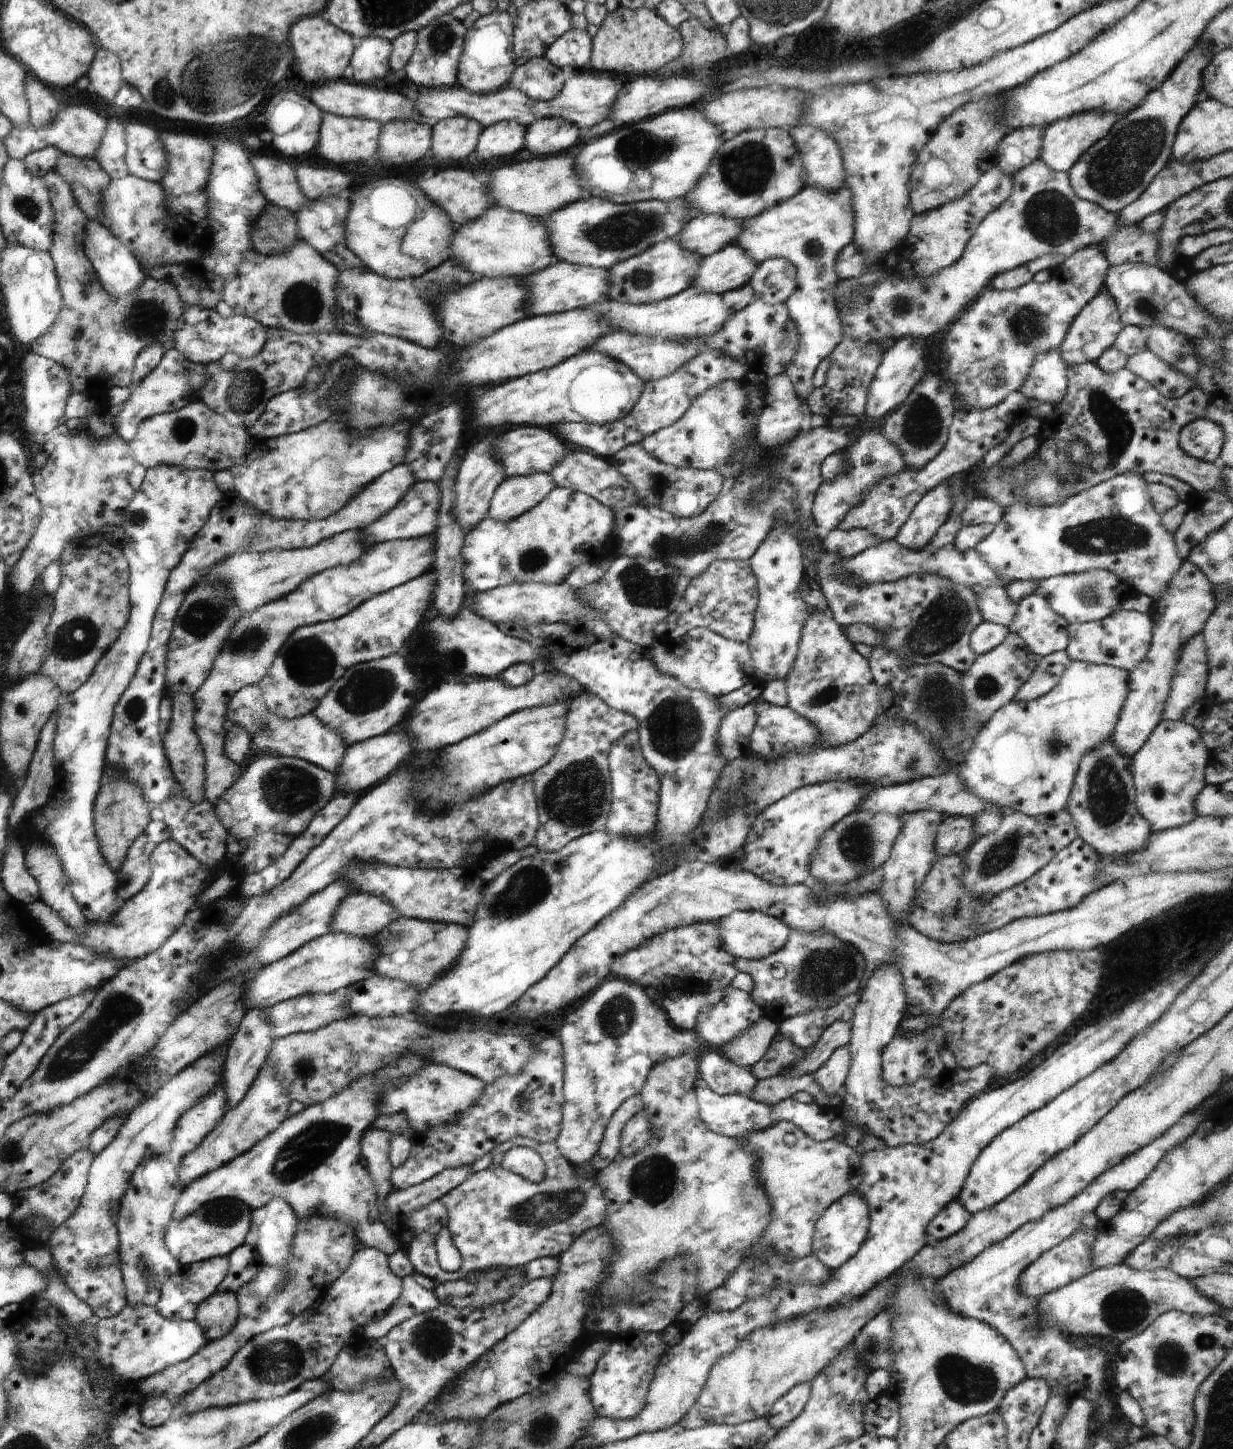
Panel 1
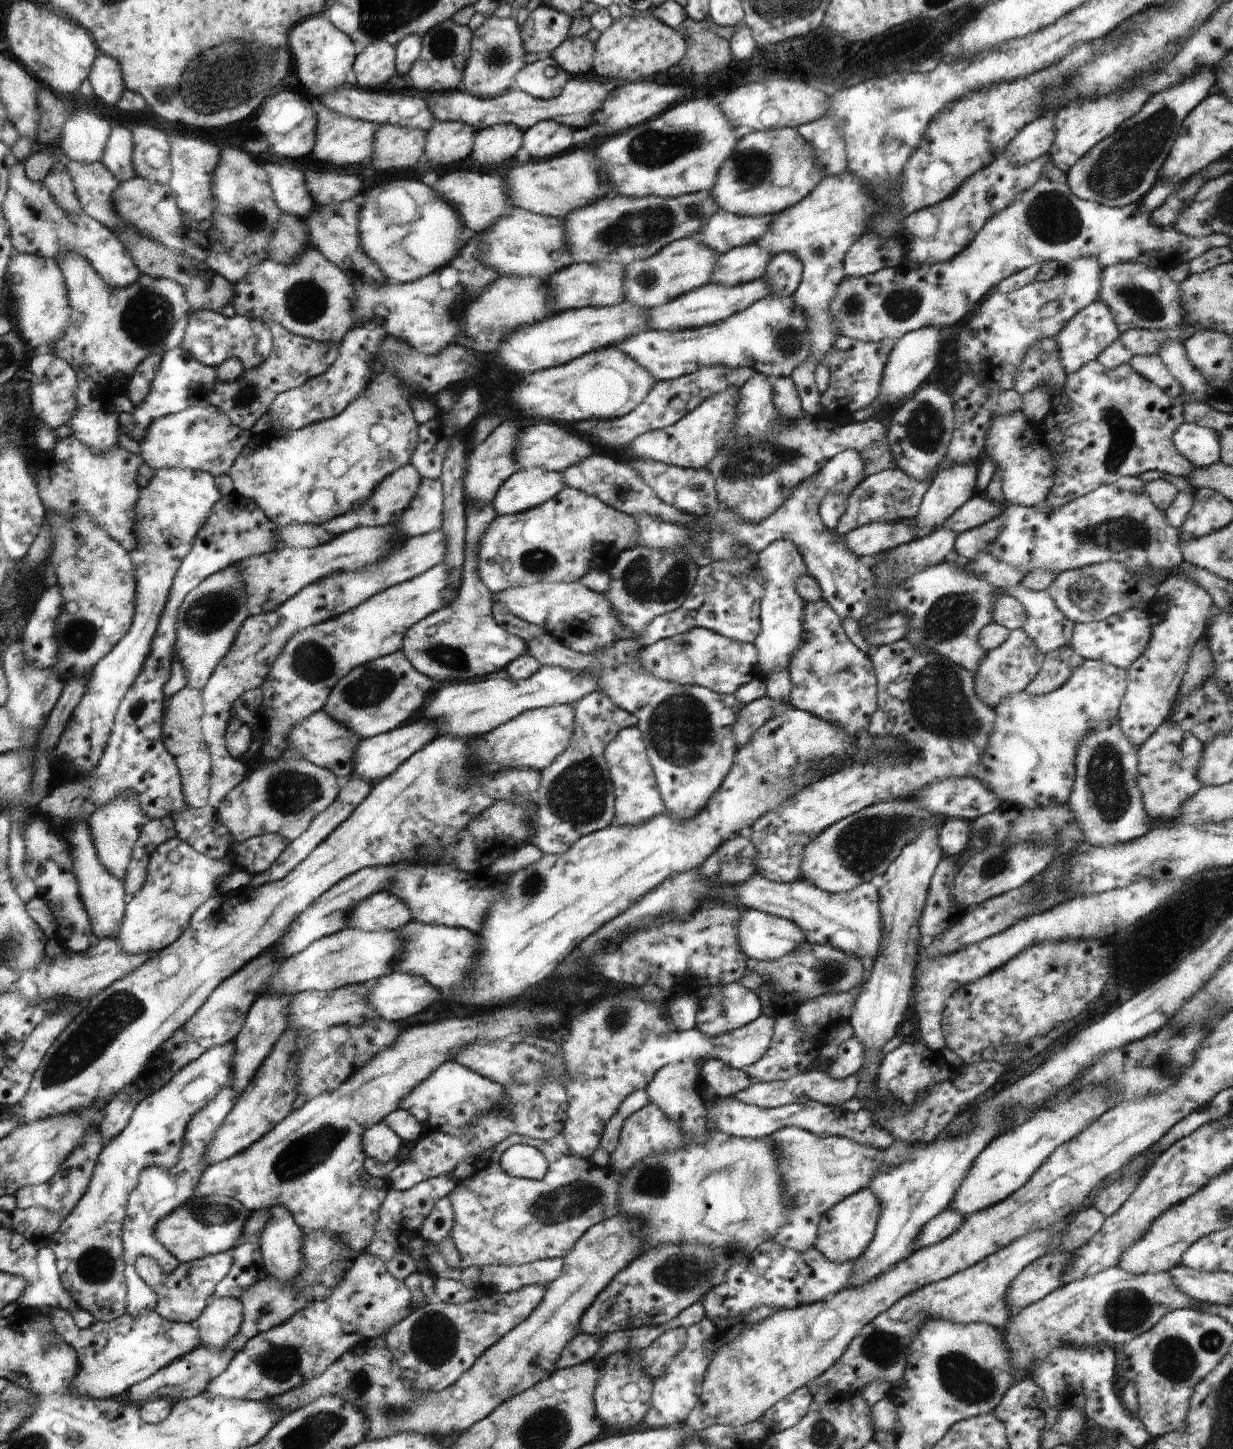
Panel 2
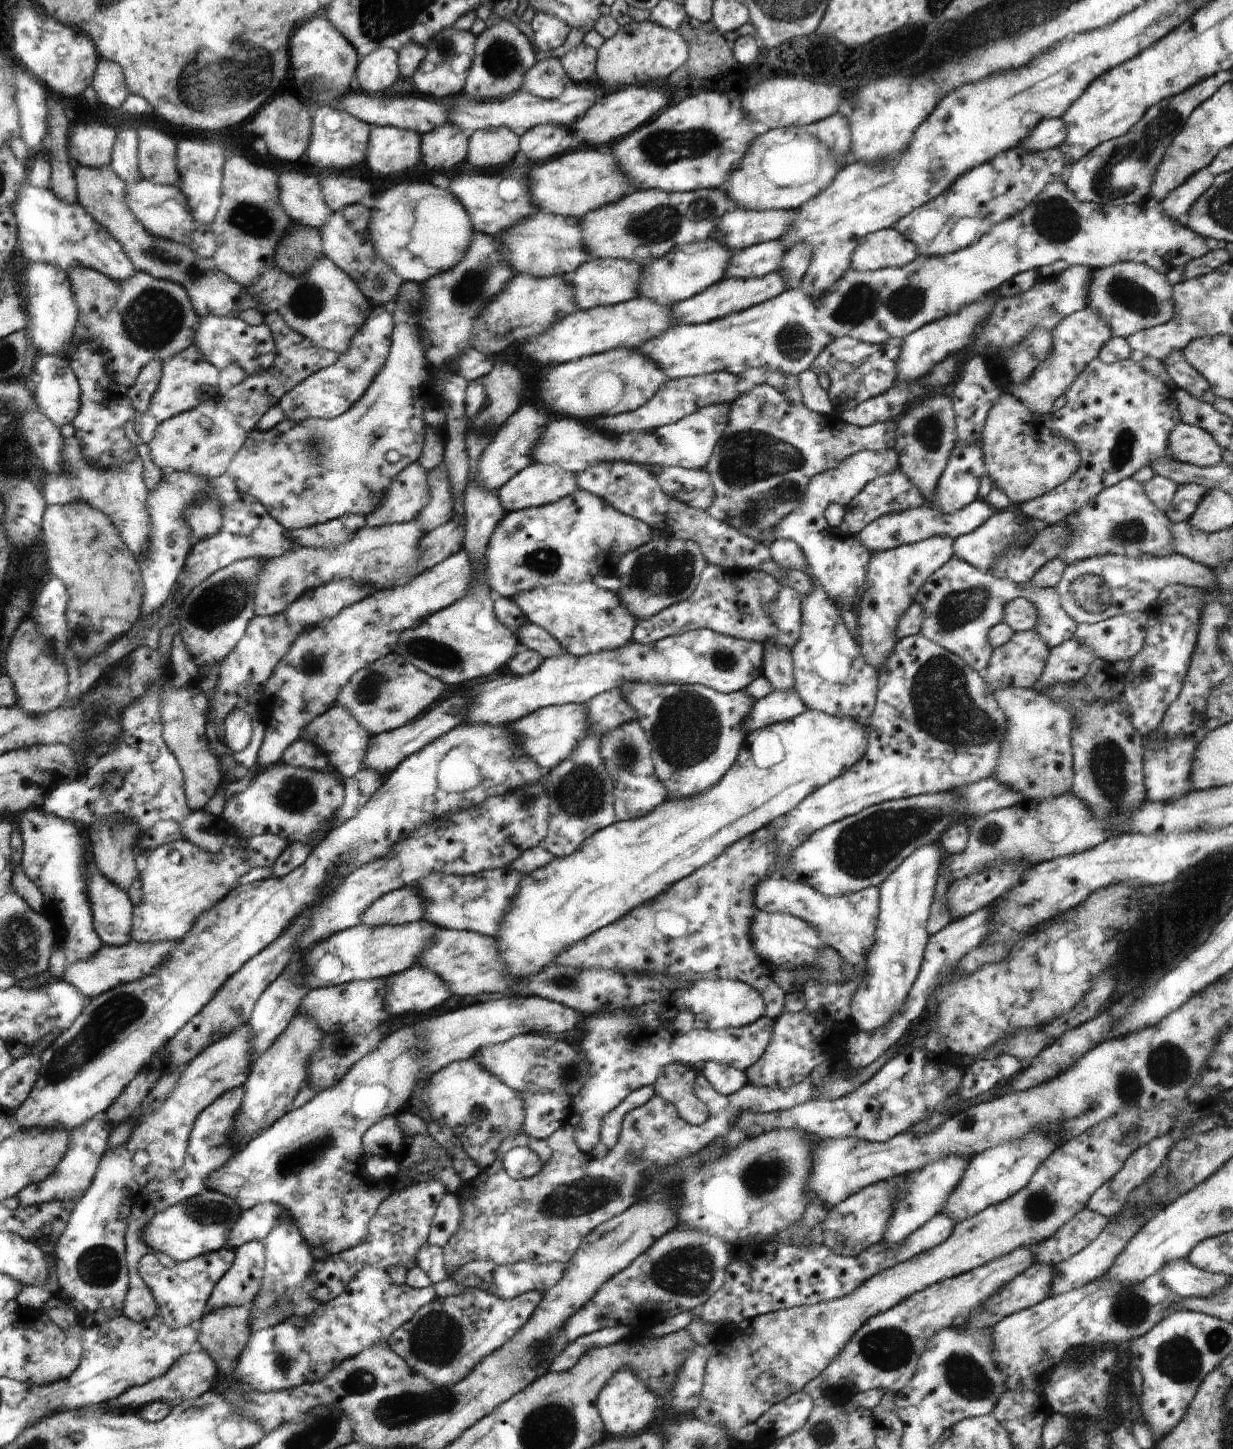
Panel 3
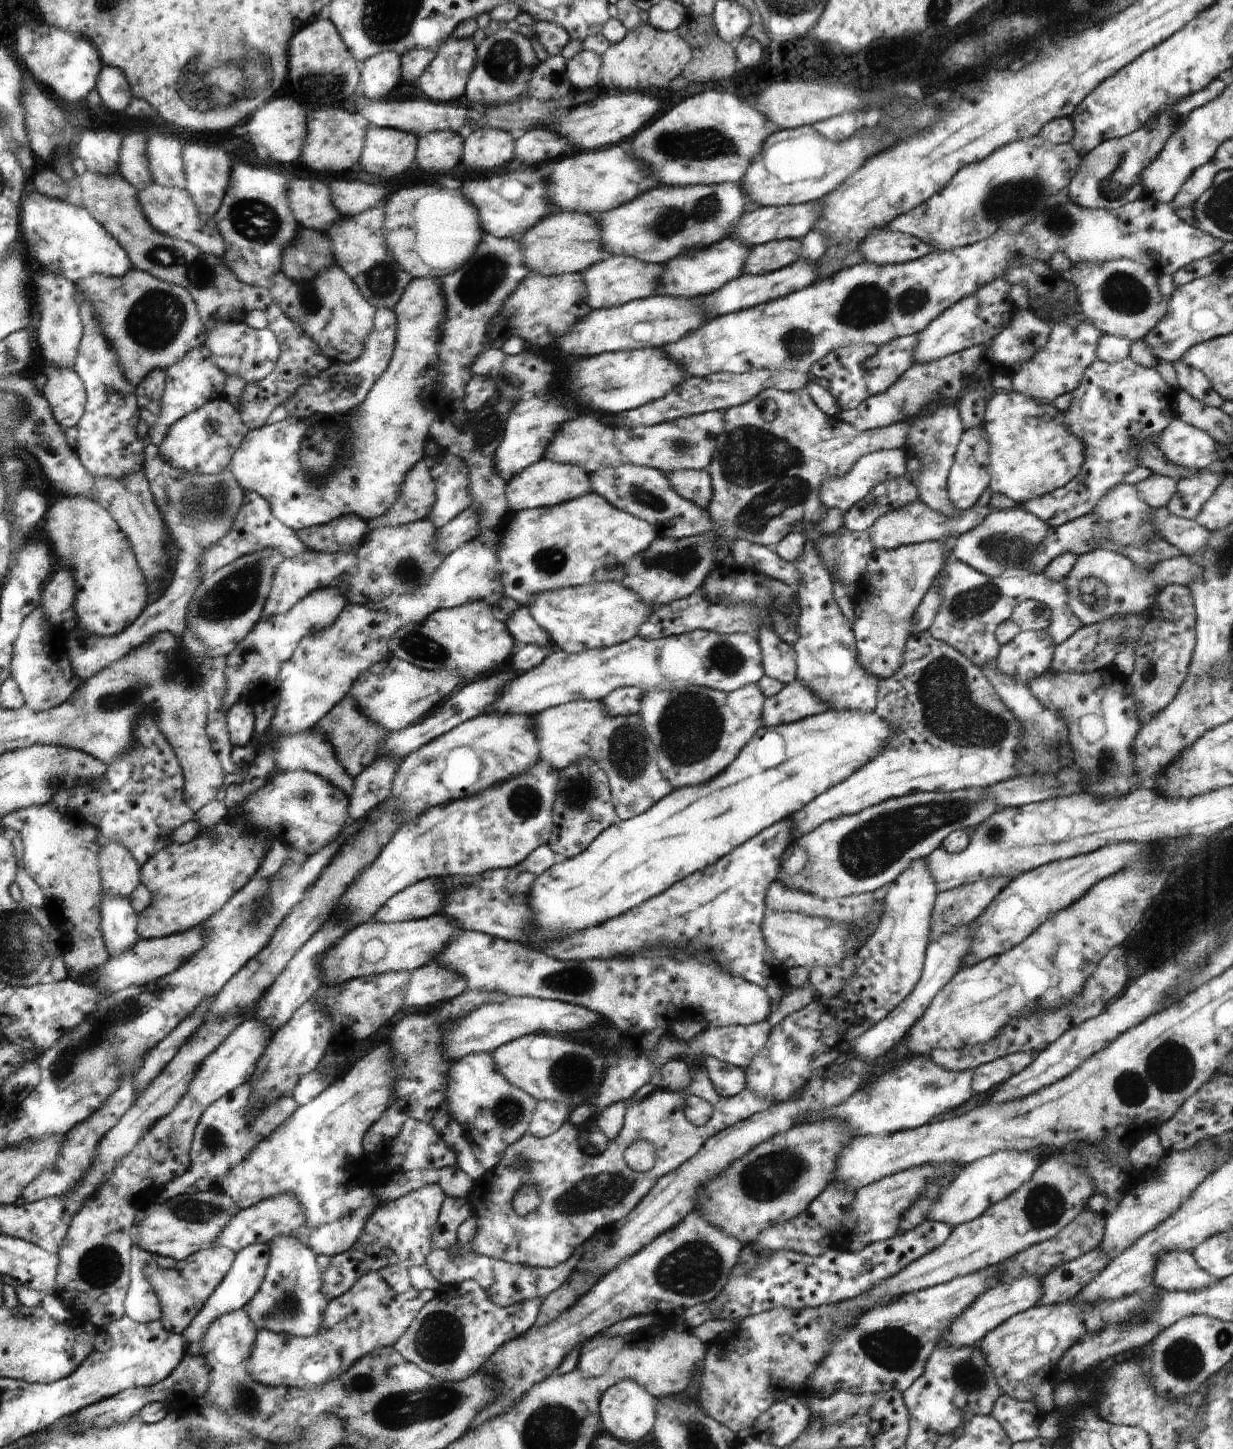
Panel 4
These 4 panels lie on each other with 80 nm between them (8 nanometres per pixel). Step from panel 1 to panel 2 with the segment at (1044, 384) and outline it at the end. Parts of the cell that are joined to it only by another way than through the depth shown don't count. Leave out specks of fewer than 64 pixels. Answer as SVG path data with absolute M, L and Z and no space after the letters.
M1044 337L1029 346L1014 375L1013 389L1023 395L1036 385L1046 383L1058 394L1066 375L1059 361L1056 339Z

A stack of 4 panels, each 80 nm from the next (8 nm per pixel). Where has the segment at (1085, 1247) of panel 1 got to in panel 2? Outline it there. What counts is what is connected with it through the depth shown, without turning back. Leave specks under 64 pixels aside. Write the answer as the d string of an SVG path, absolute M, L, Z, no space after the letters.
M1044 1254L1033 1260L1011 1282L1007 1292L1010 1307L1023 1309L1061 1286L1060 1275L1065 1264L1076 1254Z

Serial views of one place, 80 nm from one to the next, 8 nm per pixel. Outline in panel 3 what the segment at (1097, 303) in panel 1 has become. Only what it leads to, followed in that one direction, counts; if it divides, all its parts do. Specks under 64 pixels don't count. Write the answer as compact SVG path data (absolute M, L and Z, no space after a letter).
M1086 307L1063 318L1051 330L1051 335L1052 348L1047 359L1022 384L1011 383L1007 389L1035 415L1050 414L1050 408L1056 399L1065 394L1073 380L1076 380L1091 360L1099 356L1103 344L1112 337L1107 322L1096 311Z

